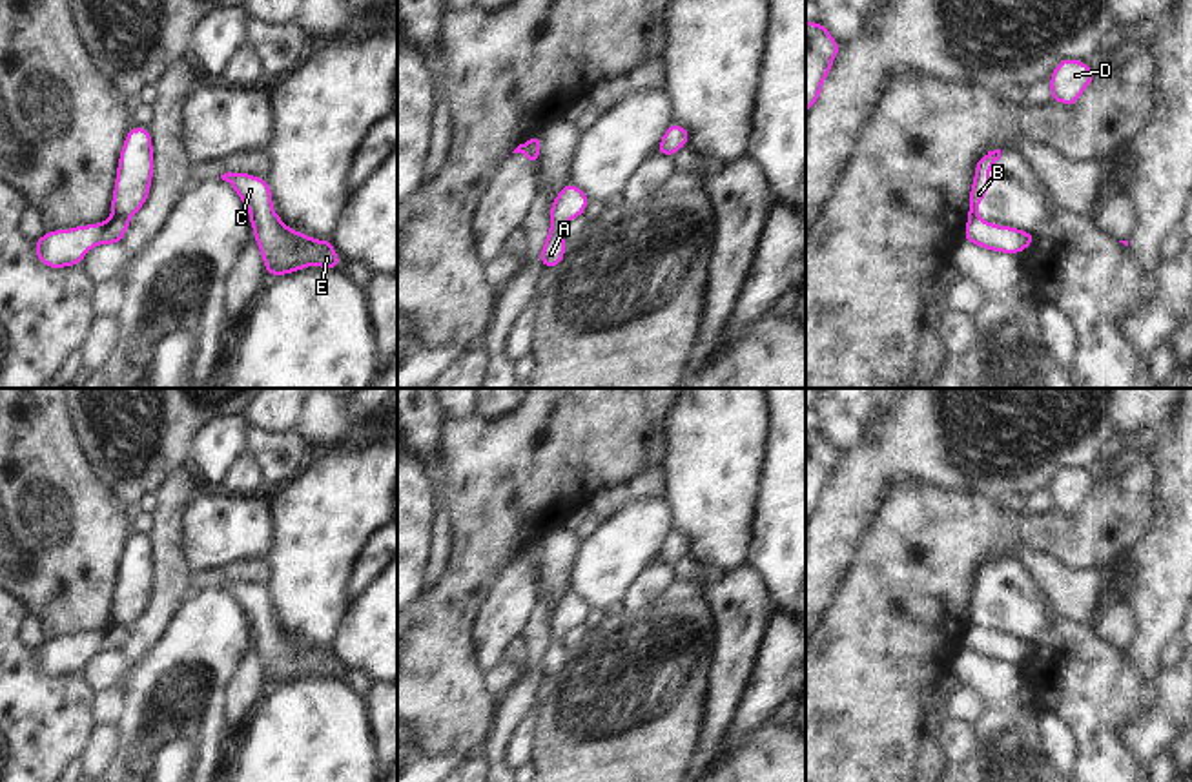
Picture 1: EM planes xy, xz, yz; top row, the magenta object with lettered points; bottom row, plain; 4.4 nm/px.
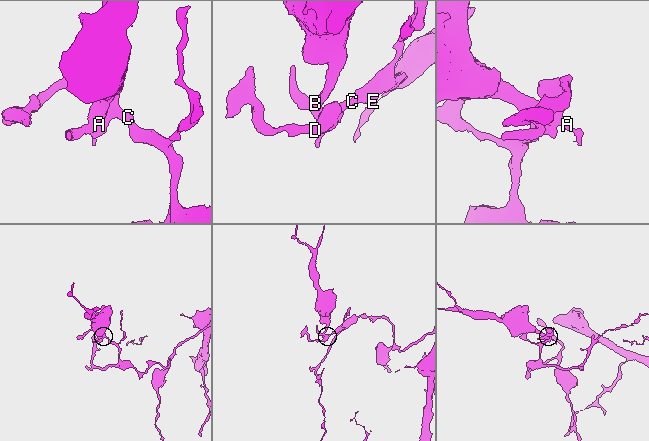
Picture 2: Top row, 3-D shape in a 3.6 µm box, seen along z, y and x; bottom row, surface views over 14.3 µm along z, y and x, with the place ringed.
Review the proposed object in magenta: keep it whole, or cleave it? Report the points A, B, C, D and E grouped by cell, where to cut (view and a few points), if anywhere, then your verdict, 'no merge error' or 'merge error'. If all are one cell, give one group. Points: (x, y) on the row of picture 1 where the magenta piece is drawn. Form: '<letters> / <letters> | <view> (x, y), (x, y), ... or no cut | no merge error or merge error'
A C D E / B | xy (112, 216), (123, 217), (128, 223) | merge error

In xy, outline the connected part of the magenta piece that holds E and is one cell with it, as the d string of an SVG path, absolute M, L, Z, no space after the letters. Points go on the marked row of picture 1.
M224 173L242 204L248 208L255 244L270 277L293 273L308 266L335 270L341 257L332 239L317 241L292 230L273 213L272 188L266 179L252 173Z

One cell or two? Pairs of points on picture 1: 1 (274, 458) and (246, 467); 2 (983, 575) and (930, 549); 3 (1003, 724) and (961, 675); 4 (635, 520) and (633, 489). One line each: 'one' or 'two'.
1: two
2: two
3: one
4: two

